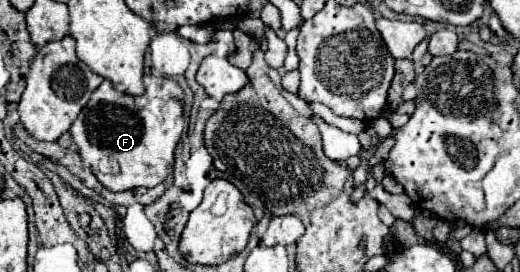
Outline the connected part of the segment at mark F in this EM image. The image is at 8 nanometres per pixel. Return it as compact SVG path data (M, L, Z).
M145 76L143 82L145 82L145 94L133 98L129 94L113 90L111 82L103 80L69 130L73 142L77 144L77 152L83 164L91 168L95 178L111 192L123 192L139 186L157 186L167 178L167 174L173 168L173 150L181 138L183 124L185 124L183 88L173 78Z

